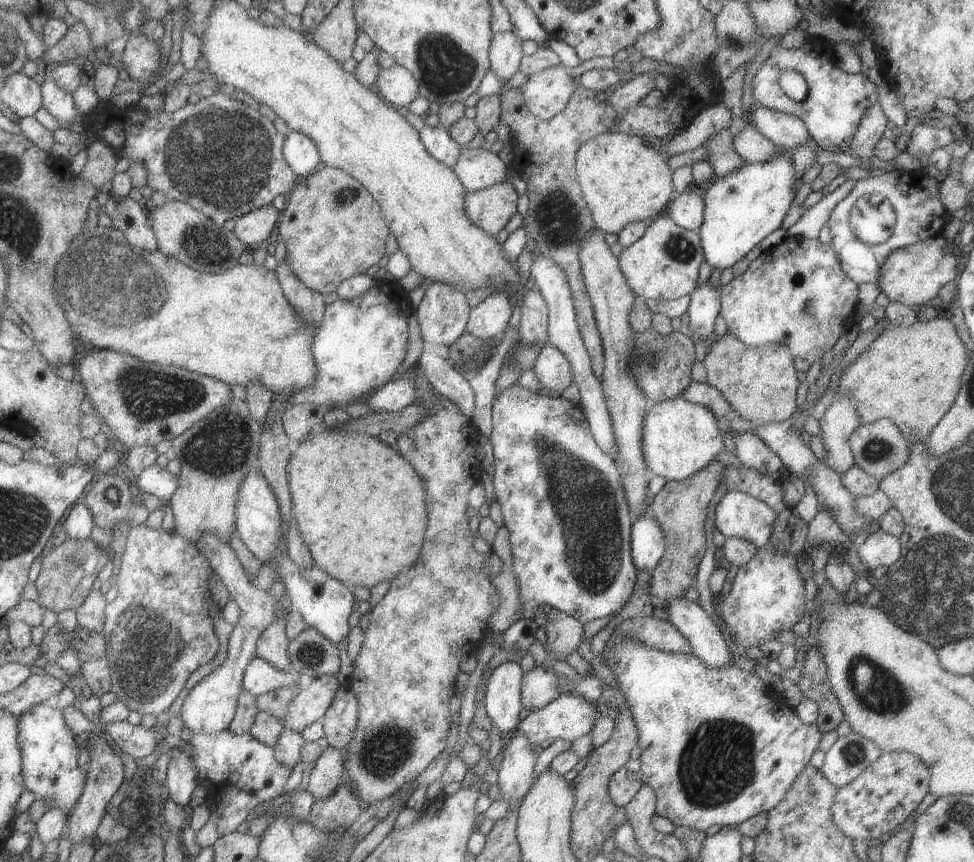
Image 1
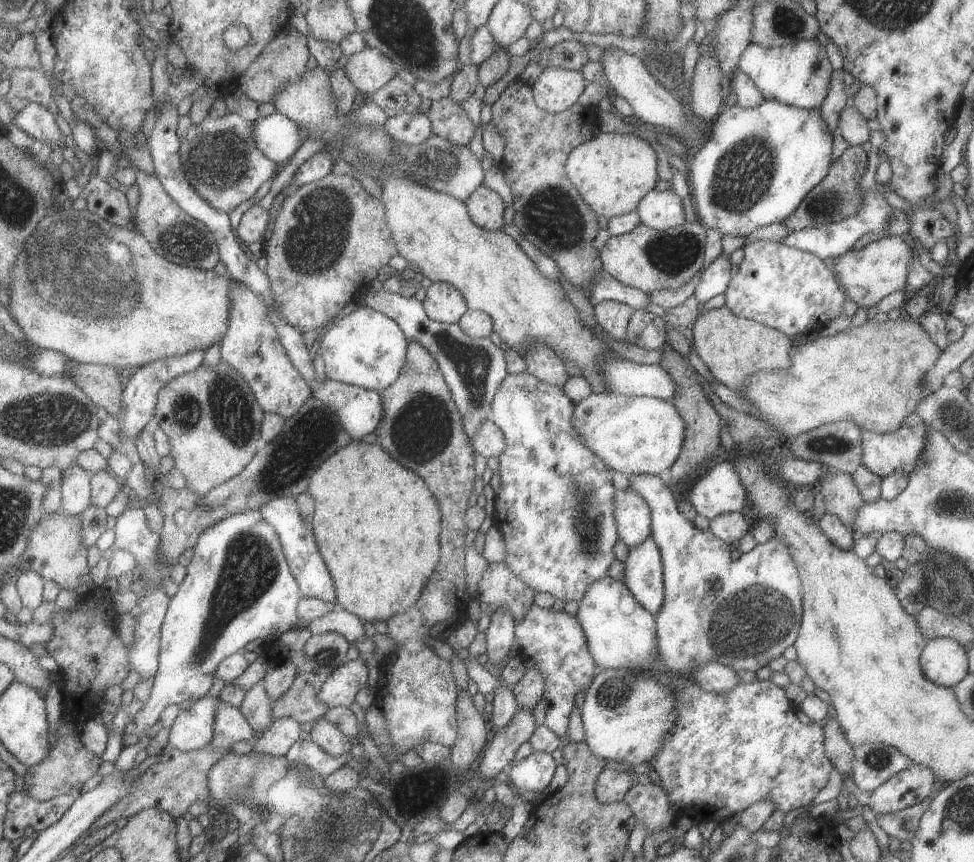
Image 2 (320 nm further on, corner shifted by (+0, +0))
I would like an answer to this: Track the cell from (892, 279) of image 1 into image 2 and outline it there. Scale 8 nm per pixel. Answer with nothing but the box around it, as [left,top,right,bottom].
[833,236,913,309]

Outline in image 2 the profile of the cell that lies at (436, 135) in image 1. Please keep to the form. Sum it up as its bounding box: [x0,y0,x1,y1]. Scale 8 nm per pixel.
[382,111,431,145]

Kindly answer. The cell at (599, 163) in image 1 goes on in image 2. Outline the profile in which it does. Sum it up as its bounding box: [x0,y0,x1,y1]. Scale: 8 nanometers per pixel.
[565,132,658,219]

